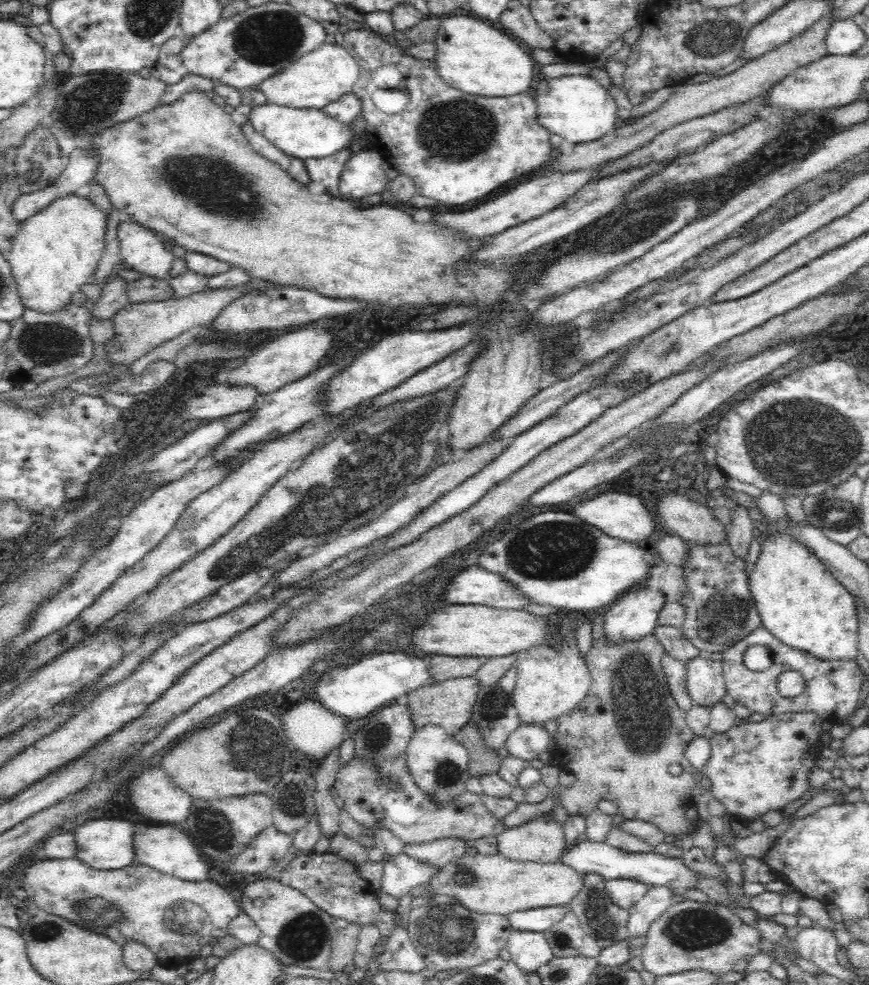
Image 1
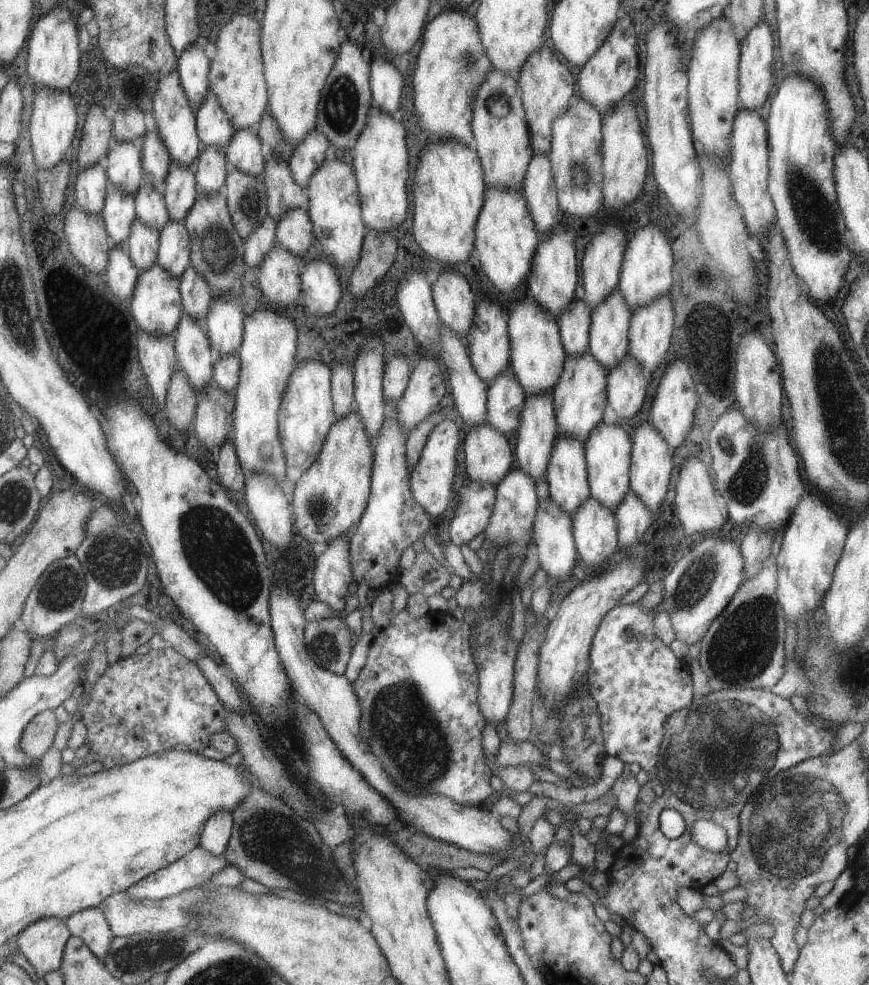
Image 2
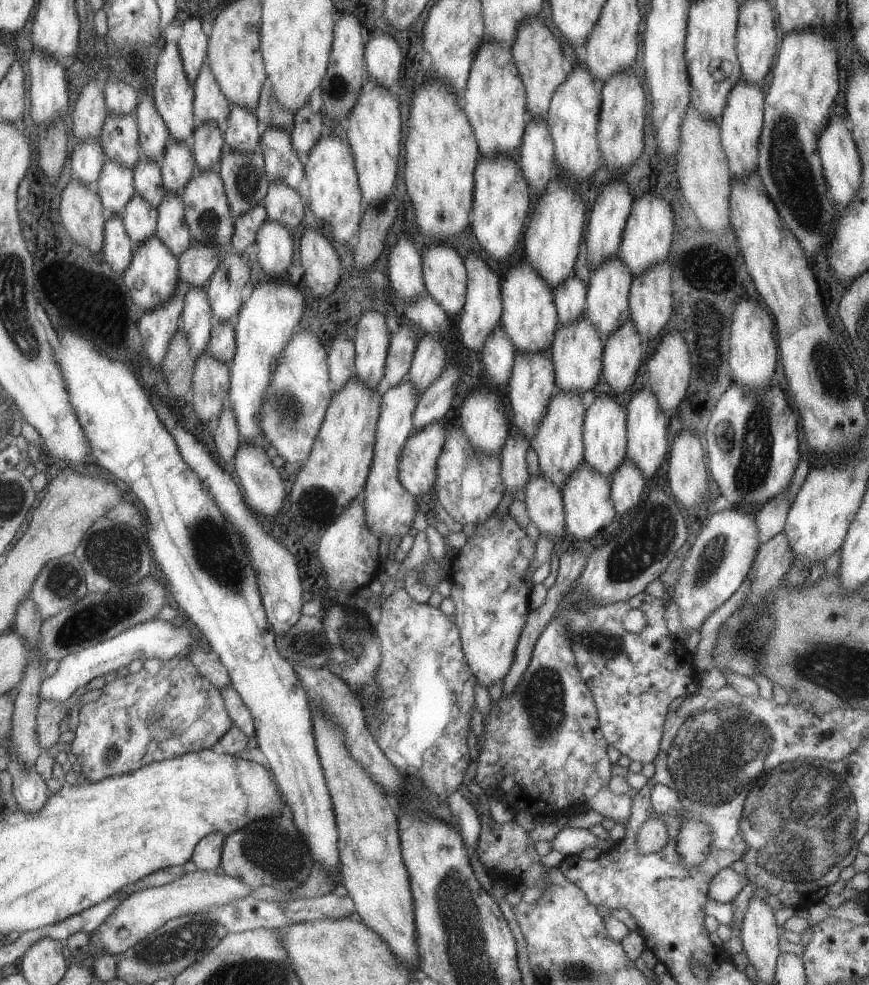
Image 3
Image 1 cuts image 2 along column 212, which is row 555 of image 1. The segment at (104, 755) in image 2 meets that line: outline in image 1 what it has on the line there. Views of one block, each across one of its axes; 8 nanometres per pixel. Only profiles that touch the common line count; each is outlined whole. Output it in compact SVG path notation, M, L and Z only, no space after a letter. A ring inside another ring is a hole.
M729 541L717 545L687 543L689 555L683 573L687 591L681 598L685 619L681 629L699 651L722 652L761 626L752 601L744 559L732 553Z

